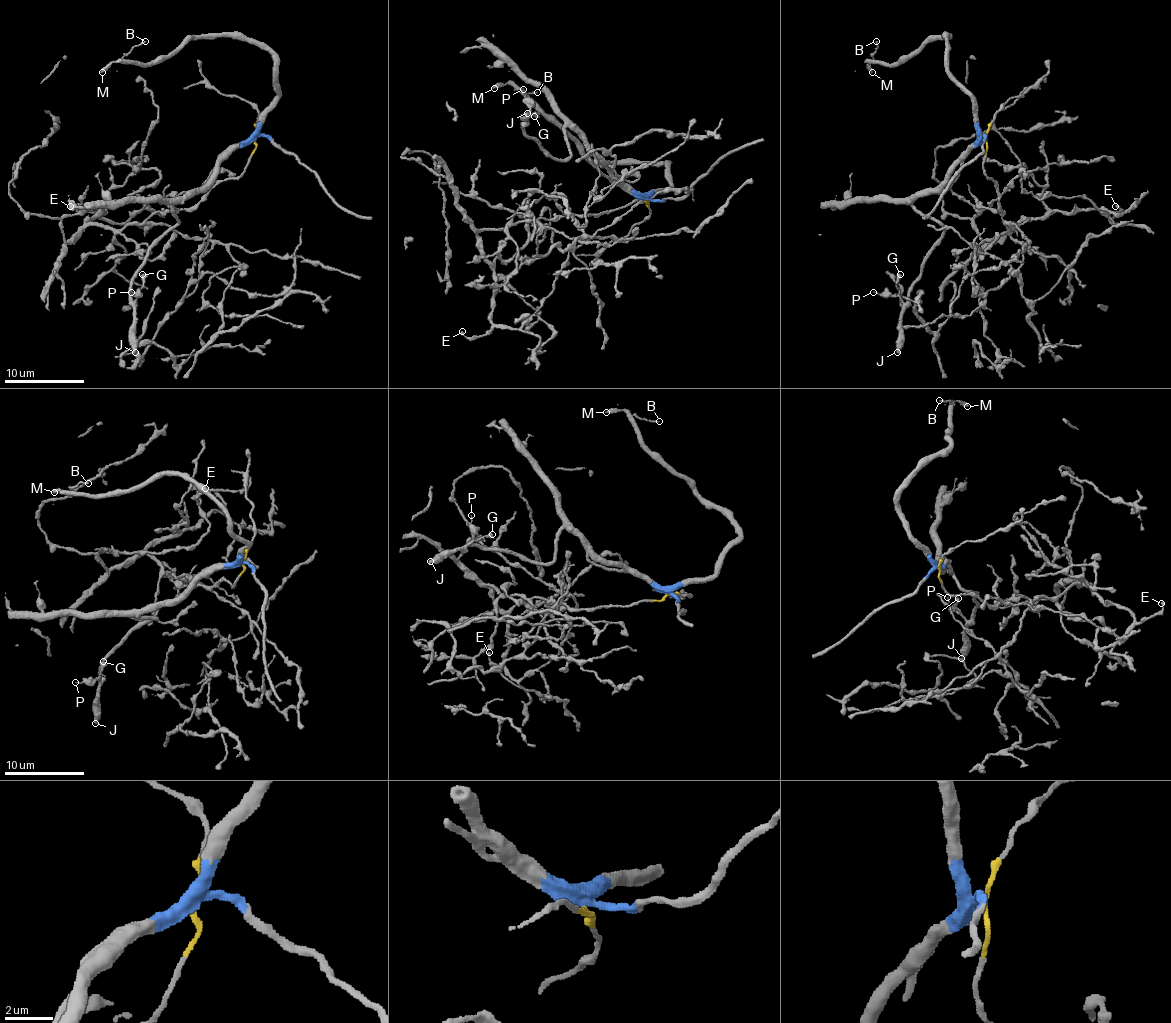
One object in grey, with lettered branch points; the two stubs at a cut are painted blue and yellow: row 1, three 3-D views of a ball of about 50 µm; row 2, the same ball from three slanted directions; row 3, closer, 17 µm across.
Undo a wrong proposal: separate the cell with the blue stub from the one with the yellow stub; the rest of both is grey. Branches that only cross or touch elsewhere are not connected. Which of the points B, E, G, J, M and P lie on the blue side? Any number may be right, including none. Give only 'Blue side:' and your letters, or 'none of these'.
Blue side: B, G, J, M, P

